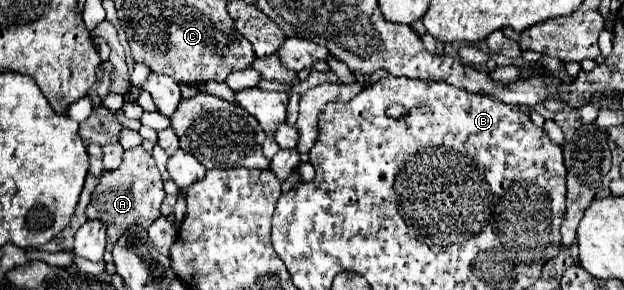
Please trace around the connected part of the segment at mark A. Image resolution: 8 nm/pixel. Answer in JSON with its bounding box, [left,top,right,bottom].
[87,145,165,253]

